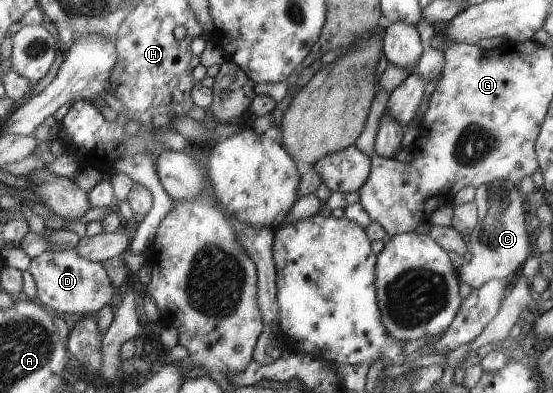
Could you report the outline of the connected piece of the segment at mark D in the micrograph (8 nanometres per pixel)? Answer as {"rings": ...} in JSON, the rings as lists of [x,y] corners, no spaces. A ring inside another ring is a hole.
{"rings":[[[48,249],[44,253],[36,256],[30,261],[28,271],[32,273],[37,281],[38,295],[36,299],[44,306],[51,307],[56,313],[74,313],[74,315],[90,315],[100,311],[104,305],[108,305],[114,295],[116,286],[112,283],[112,278],[107,272],[106,266],[100,262],[94,262],[81,256],[76,250],[56,250]]]}

